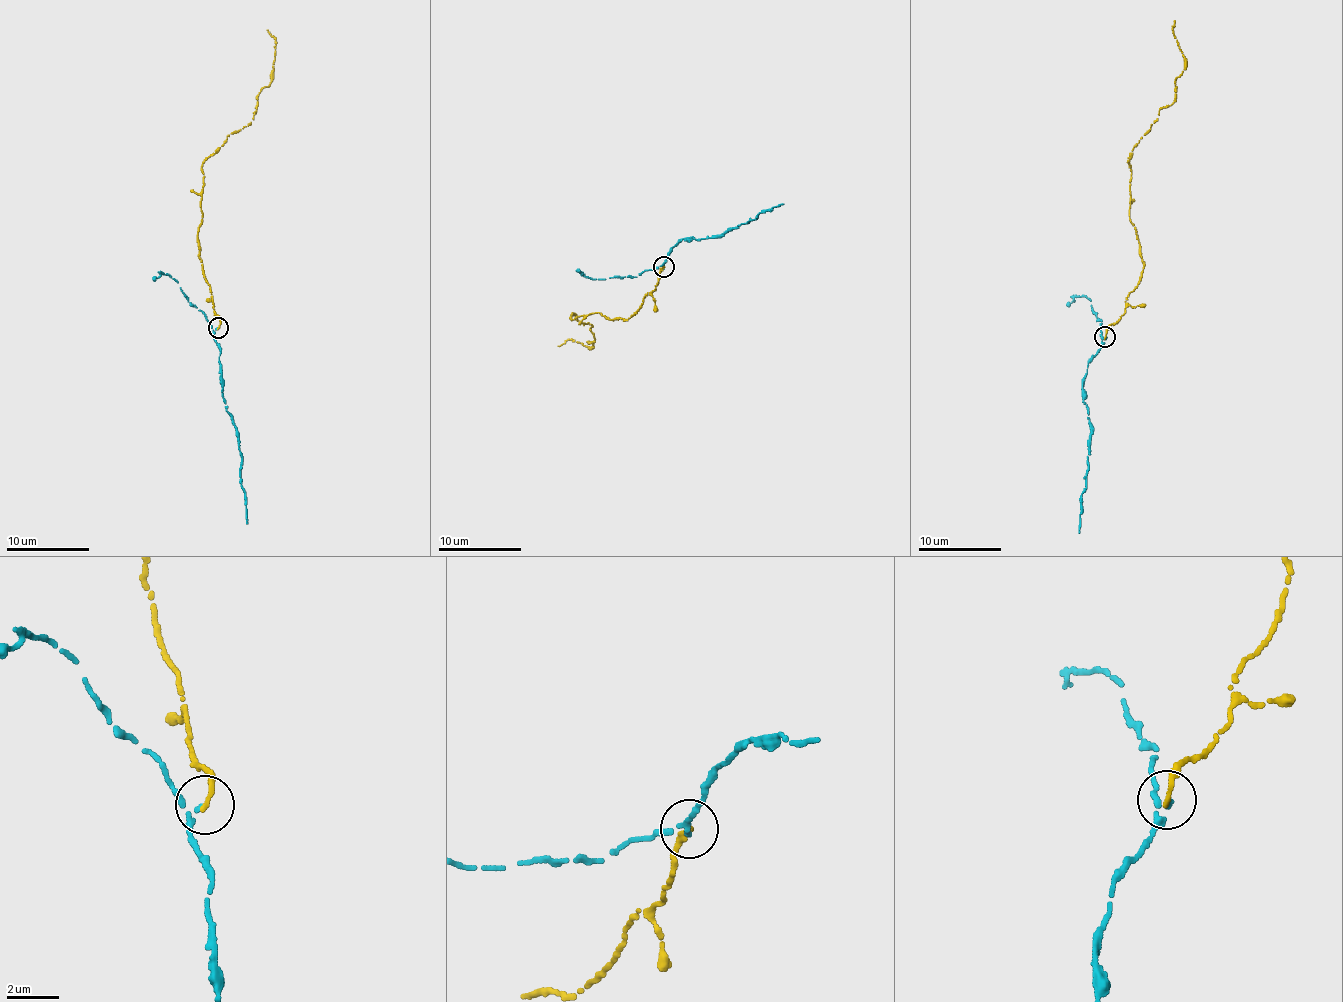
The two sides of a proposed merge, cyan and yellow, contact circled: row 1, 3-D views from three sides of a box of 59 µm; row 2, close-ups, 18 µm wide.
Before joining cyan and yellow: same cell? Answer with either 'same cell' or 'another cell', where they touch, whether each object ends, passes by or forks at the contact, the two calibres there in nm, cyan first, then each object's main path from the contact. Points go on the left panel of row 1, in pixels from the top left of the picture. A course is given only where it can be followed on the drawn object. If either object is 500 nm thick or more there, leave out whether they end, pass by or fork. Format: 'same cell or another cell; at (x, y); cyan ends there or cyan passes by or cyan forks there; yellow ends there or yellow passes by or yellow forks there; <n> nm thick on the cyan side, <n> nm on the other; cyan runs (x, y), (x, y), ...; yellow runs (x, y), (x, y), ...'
same cell; at (218, 327); cyan passes by; yellow ends there; 140 nm thick on the cyan side, 200 nm on the other; cyan runs (217, 328), (214, 339), (221, 352), (222, 394), (241, 452), (240, 480), (246, 493), (247, 524); yellow runs (218, 328), (220, 318), (199, 258), (203, 162), (249, 123), (258, 92), (272, 81), (276, 45), (267, 30)

